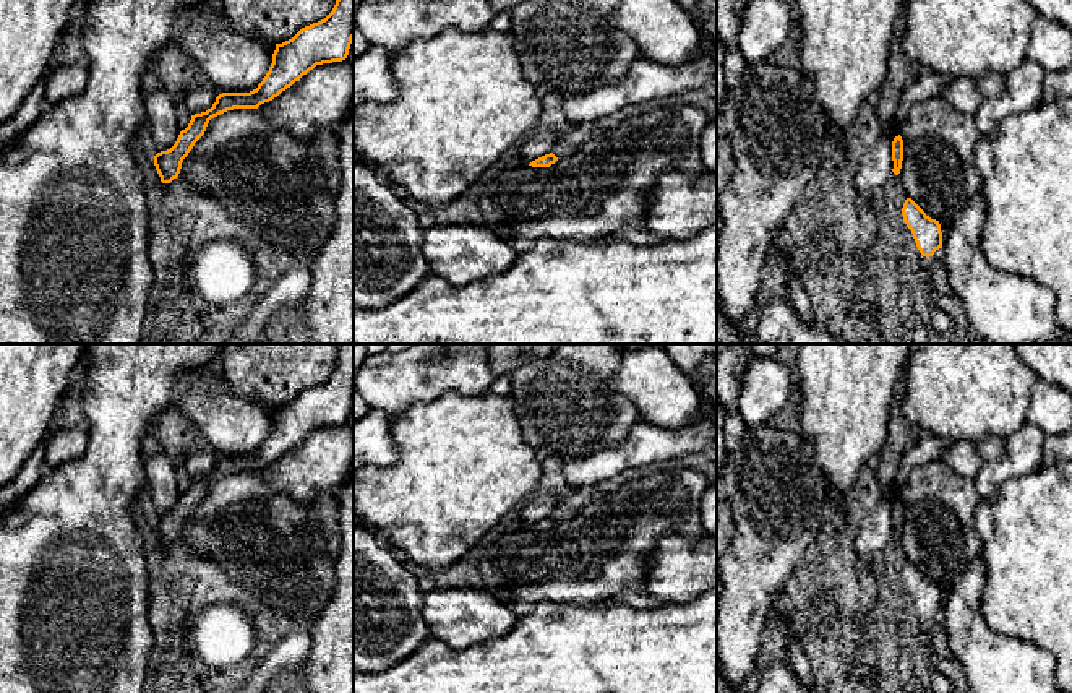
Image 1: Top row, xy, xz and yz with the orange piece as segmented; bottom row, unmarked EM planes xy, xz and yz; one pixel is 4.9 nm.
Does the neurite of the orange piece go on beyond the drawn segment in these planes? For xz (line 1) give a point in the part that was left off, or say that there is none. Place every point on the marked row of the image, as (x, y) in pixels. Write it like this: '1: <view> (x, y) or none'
1: none

